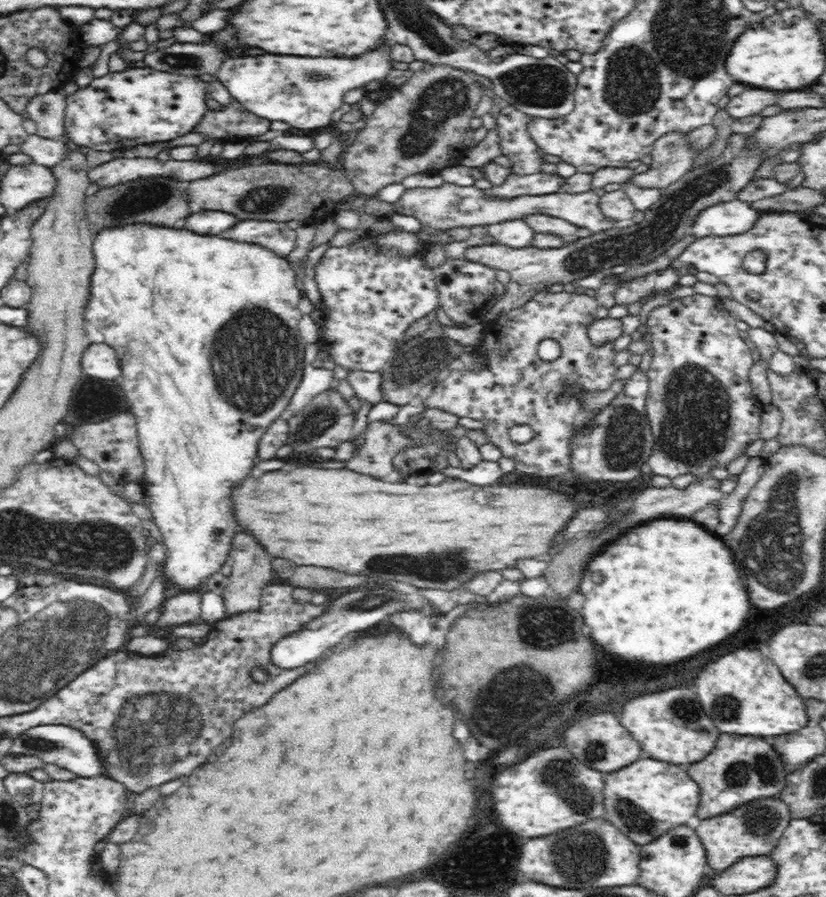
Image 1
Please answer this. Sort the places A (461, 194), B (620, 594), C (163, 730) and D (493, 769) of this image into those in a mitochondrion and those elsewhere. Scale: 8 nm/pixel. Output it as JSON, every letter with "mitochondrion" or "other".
{"A":"other","B":"other","C":"mitochondrion","D":"other"}

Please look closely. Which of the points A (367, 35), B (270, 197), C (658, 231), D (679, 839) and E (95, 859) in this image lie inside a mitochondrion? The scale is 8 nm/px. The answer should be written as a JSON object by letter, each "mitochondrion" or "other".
{"A":"other","B":"mitochondrion","C":"mitochondrion","D":"mitochondrion","E":"other"}

